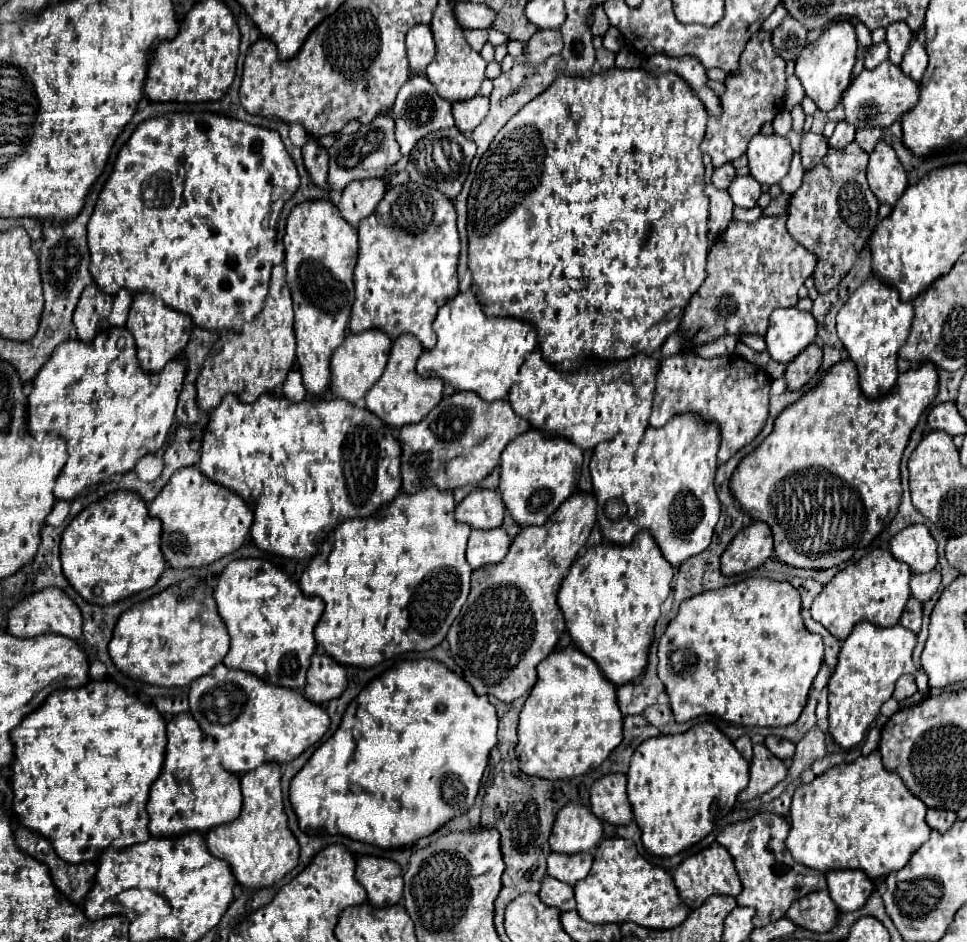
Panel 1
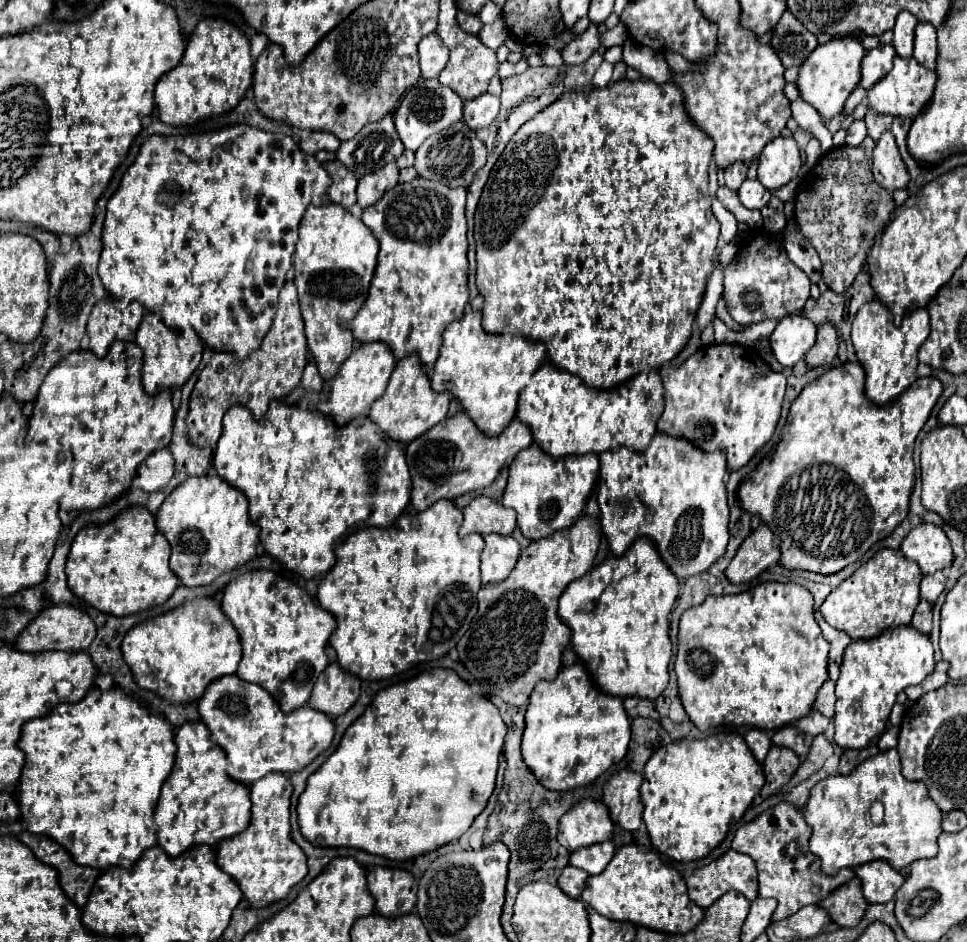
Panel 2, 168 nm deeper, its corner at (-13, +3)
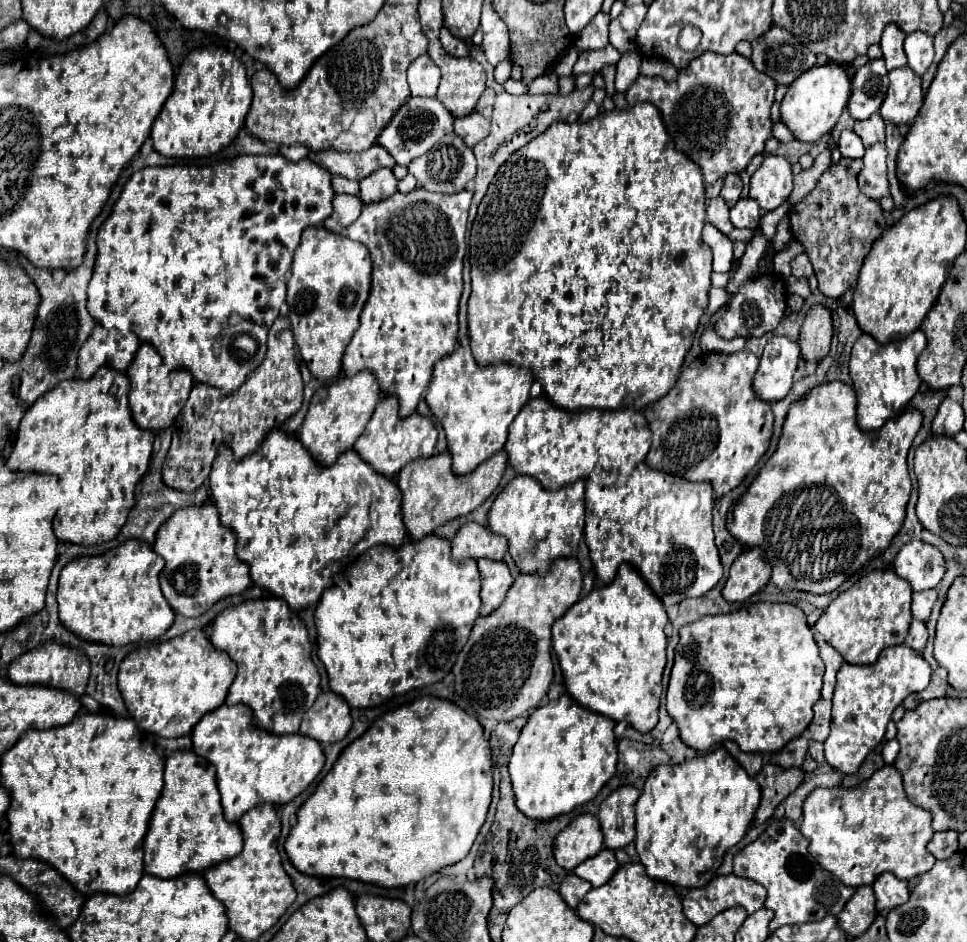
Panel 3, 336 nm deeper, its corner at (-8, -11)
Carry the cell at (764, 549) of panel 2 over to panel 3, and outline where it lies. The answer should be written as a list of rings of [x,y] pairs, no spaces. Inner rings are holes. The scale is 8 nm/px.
[[[844,382],[818,384],[794,402],[788,410],[776,452],[728,514],[728,530],[736,540],[750,546],[750,550],[744,550],[732,564],[722,588],[724,600],[744,602],[770,580],[770,570],[772,584],[782,590],[826,594],[840,588],[870,558],[880,556],[904,524],[904,510],[912,488],[906,458],[920,426],[920,410],[908,408],[890,418],[880,430],[860,430],[856,424],[856,392]],[[752,546],[760,546],[772,566]]]

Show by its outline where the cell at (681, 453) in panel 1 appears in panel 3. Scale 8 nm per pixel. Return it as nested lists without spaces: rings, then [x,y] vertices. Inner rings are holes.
[[[646,462],[638,464],[628,476],[618,476],[612,470],[594,468],[588,478],[582,478],[586,491],[586,519],[584,539],[594,562],[596,576],[608,584],[616,576],[616,568],[622,562],[632,564],[642,578],[650,584],[664,606],[678,604],[684,598],[696,598],[714,588],[722,578],[722,562],[714,544],[712,508],[714,490],[710,482],[688,482],[680,476],[672,476],[650,468]]]

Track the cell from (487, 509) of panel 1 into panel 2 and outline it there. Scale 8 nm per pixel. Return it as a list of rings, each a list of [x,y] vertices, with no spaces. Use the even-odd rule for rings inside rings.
[[[477,496],[465,510],[463,510],[463,526],[461,536],[467,534],[499,534],[509,536],[515,530],[515,512],[511,508],[503,508],[499,502]]]

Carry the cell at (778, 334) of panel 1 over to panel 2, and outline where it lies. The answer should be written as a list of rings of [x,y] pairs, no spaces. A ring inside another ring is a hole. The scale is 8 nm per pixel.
[[[791,314],[779,320],[769,344],[783,370],[791,370],[807,354],[807,350],[815,344],[815,334],[817,326],[803,314]]]

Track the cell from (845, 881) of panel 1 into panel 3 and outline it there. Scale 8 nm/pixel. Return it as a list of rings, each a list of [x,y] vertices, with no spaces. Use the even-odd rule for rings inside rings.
[[[880,874],[876,878],[876,882],[872,884],[874,896],[876,896],[876,910],[884,912],[884,910],[892,910],[900,904],[904,904],[908,900],[908,882],[898,880],[894,874]]]

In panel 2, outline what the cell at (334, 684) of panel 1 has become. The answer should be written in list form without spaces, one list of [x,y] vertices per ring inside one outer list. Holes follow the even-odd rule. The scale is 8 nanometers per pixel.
[[[329,664],[313,686],[309,706],[337,718],[357,702],[359,692],[361,682],[357,676],[343,672],[339,664]]]

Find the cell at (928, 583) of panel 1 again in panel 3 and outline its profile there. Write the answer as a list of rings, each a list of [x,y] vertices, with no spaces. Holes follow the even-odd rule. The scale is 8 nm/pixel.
[[[936,590],[914,592],[914,596],[912,596],[912,614],[914,614],[914,618],[926,622],[928,616],[930,616],[930,612],[932,612],[932,606],[934,606],[936,598],[938,598]]]

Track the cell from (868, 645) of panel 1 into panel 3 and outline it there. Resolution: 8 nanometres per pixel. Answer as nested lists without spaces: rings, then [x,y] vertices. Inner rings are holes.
[[[906,644],[884,648],[874,664],[858,666],[844,662],[836,674],[836,690],[832,698],[832,732],[824,742],[824,754],[832,768],[854,774],[870,750],[874,750],[886,732],[896,706],[912,692],[920,692],[930,682],[930,666],[916,650]]]

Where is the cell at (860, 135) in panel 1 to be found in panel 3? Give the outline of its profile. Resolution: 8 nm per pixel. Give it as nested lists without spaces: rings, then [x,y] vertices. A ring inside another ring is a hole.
[[[872,114],[868,120],[858,120],[854,126],[854,132],[862,138],[864,146],[872,146],[878,142],[884,142],[884,120],[878,114]]]

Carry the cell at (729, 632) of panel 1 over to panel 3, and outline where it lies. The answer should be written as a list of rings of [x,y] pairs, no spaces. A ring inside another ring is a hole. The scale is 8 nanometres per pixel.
[[[758,602],[740,610],[704,616],[680,628],[680,642],[668,686],[668,714],[680,728],[684,744],[706,752],[710,746],[734,740],[744,752],[776,752],[800,736],[812,722],[812,706],[820,700],[824,664],[806,614],[796,604]]]

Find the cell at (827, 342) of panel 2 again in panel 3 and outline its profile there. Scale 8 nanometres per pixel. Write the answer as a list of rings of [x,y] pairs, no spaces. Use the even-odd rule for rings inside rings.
[[[812,306],[806,314],[806,320],[800,330],[800,350],[802,358],[820,362],[830,352],[830,340],[832,340],[832,314],[824,306]]]

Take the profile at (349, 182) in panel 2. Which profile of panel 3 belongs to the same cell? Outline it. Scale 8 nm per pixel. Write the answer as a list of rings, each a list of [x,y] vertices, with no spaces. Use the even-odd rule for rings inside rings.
[[[334,194],[332,204],[334,204],[334,210],[332,210],[330,218],[324,220],[324,226],[330,232],[342,234],[346,230],[346,226],[360,216],[362,204],[360,204],[360,198],[352,196],[352,194]]]

